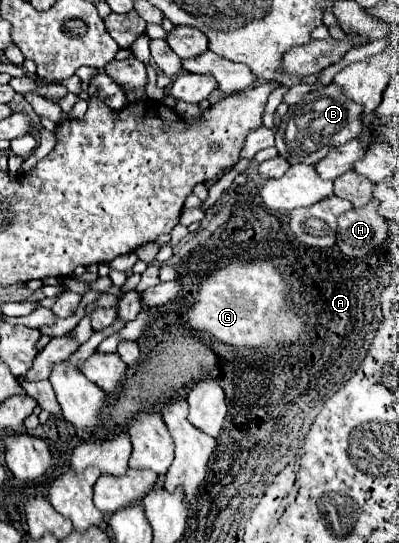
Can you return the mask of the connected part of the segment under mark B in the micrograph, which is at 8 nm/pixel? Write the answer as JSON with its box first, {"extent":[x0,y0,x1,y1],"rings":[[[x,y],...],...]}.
{"extent":[276,83,362,165],"rings":[[[336,83],[324,91],[310,91],[298,103],[290,105],[288,113],[276,131],[276,149],[290,163],[316,165],[330,149],[356,139],[362,131],[362,105],[354,103]]]}

